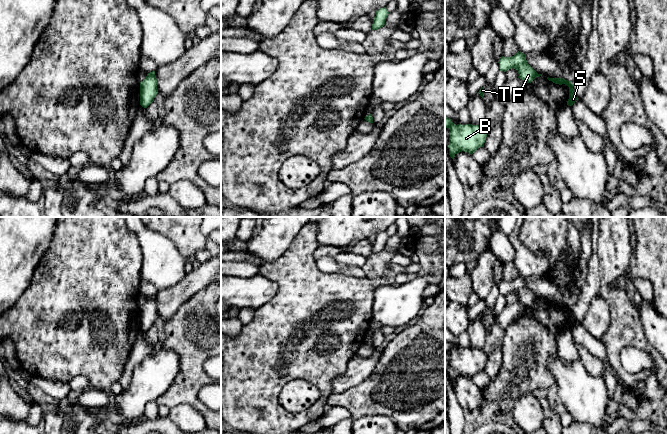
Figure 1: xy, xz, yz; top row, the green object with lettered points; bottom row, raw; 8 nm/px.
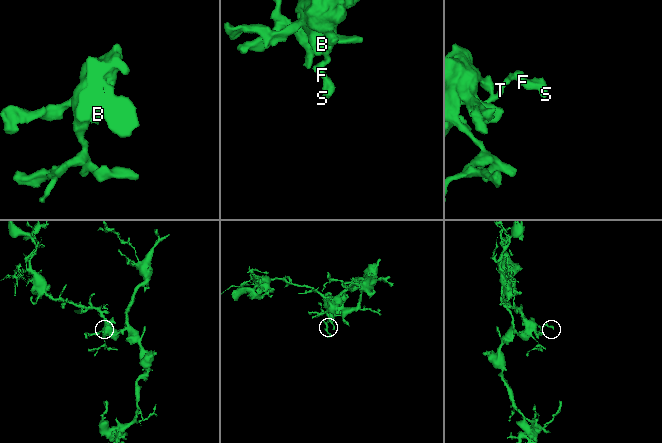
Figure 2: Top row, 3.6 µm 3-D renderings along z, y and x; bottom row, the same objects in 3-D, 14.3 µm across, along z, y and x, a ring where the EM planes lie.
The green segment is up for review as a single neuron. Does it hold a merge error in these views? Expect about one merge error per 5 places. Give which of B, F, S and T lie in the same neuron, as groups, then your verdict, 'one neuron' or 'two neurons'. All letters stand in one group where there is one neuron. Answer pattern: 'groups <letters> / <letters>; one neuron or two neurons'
groups B F S T; one neuron

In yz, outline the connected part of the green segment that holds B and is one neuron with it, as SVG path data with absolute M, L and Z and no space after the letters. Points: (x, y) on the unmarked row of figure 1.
M445 340L445 353L450 353L449 379L454 381L459 376L473 378L478 372L484 371L487 354L483 349L454 348L450 342Z

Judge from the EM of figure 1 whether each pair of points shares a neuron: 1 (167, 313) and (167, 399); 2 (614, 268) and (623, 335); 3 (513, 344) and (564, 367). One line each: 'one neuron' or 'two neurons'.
1: two neurons
2: one neuron
3: two neurons

